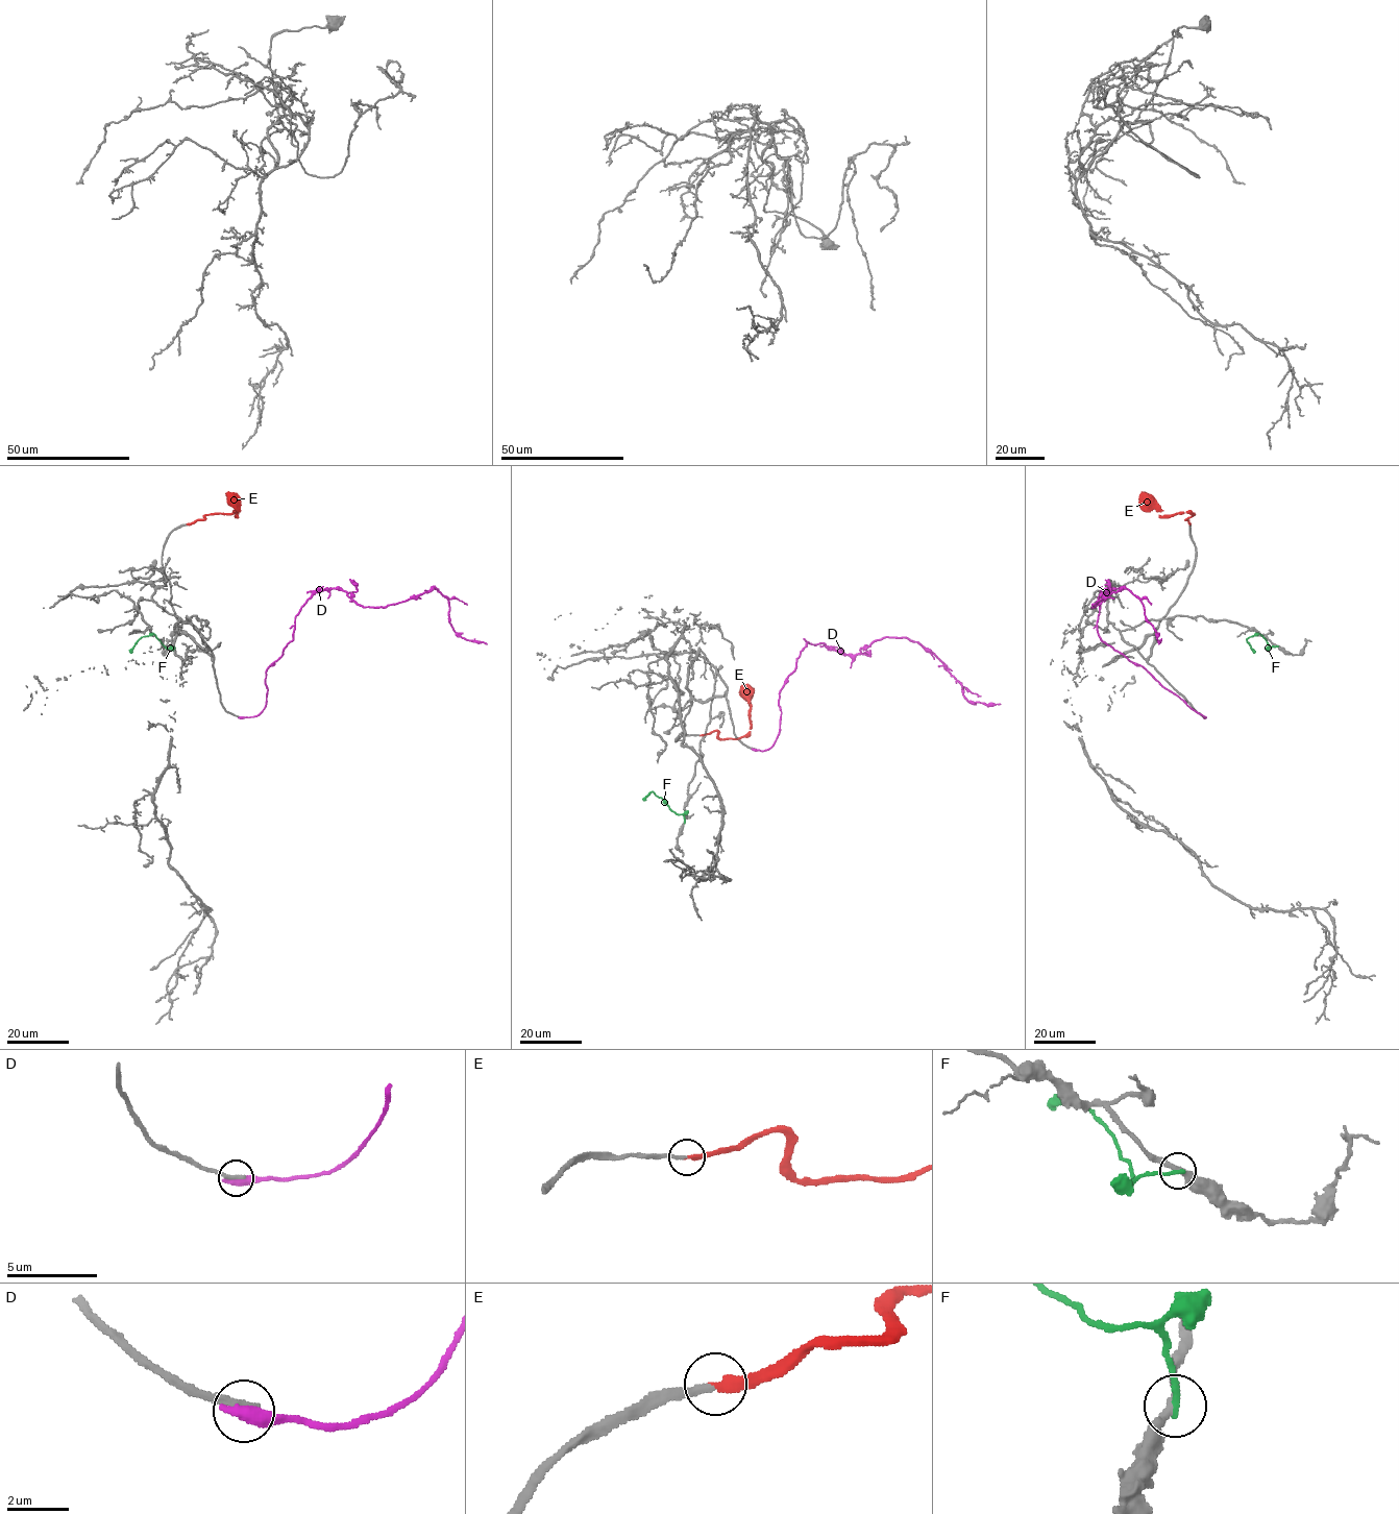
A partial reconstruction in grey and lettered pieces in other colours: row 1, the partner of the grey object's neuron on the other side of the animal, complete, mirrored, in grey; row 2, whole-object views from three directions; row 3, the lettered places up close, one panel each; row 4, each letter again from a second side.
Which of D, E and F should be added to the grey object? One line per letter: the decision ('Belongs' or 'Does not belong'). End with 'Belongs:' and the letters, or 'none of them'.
D: Does not belong
E: Belongs
F: Does not belong
Belongs: E

